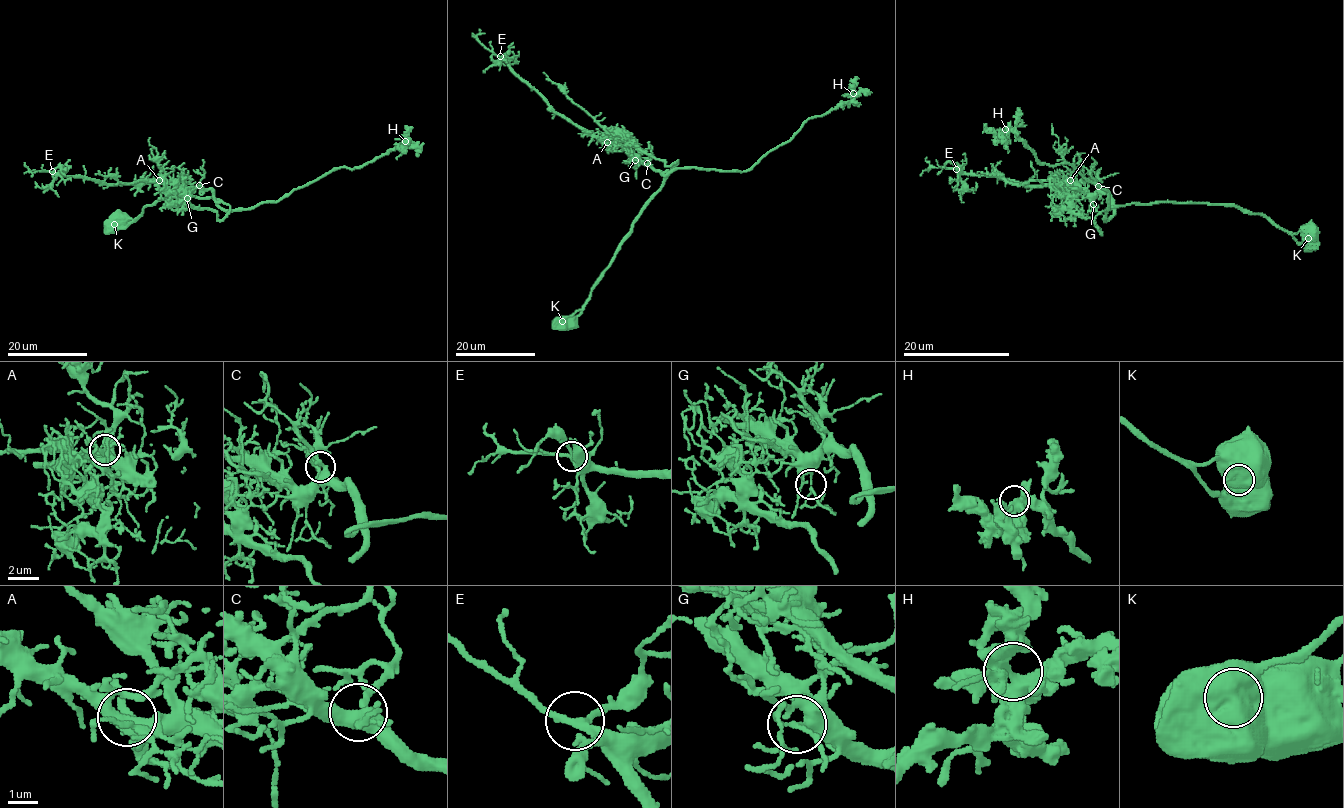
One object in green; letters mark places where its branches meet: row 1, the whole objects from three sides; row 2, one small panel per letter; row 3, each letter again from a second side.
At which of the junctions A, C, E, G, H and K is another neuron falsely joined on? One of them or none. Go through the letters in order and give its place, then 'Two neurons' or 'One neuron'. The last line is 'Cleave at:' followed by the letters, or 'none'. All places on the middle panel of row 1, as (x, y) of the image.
A: Place: (607, 142). One neuron
C: Place: (647, 163). One neuron
E: Place: (500, 56). One neuron
G: Place: (635, 160). One neuron
H: Place: (853, 93). One neuron
K: Place: (562, 321). Two neurons
Cleave at: K

